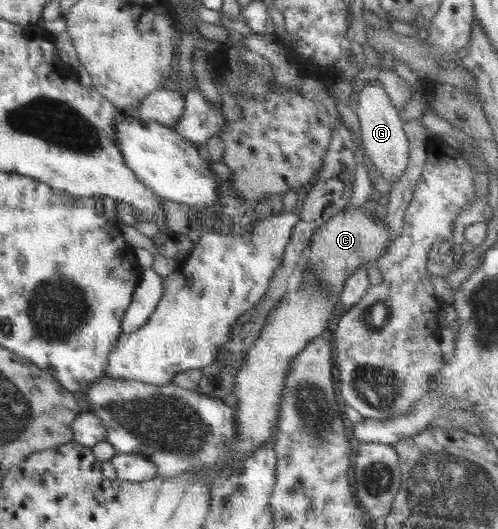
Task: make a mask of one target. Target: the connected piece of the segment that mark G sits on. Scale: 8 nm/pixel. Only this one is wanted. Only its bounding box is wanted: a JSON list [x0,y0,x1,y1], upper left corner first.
[356,81,409,183]

